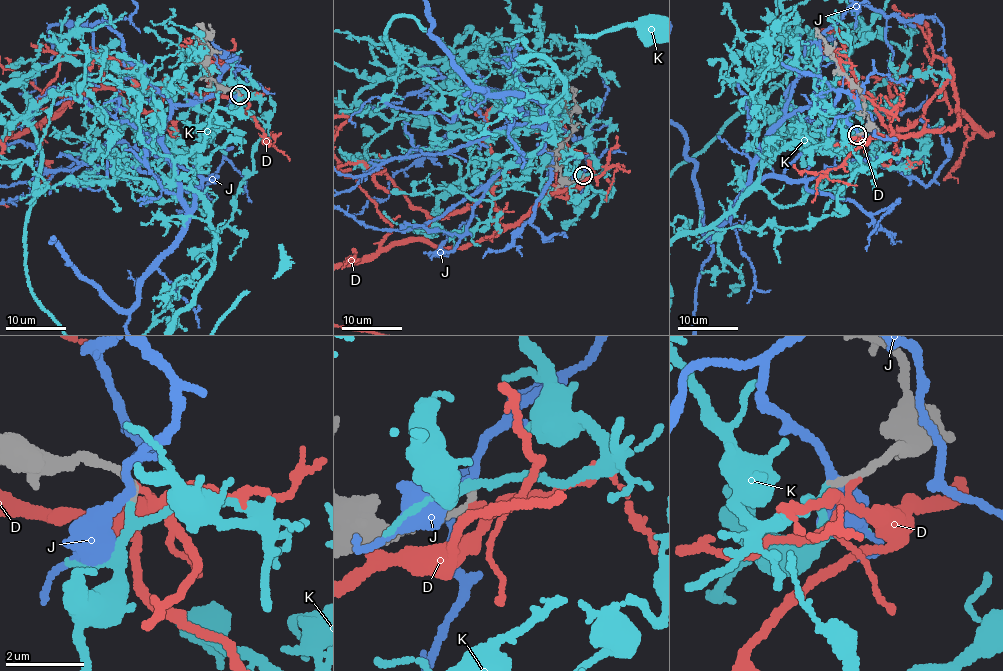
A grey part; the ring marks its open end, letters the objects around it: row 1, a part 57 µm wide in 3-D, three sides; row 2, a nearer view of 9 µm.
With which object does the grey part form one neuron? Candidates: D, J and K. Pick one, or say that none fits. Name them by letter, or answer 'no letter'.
K

